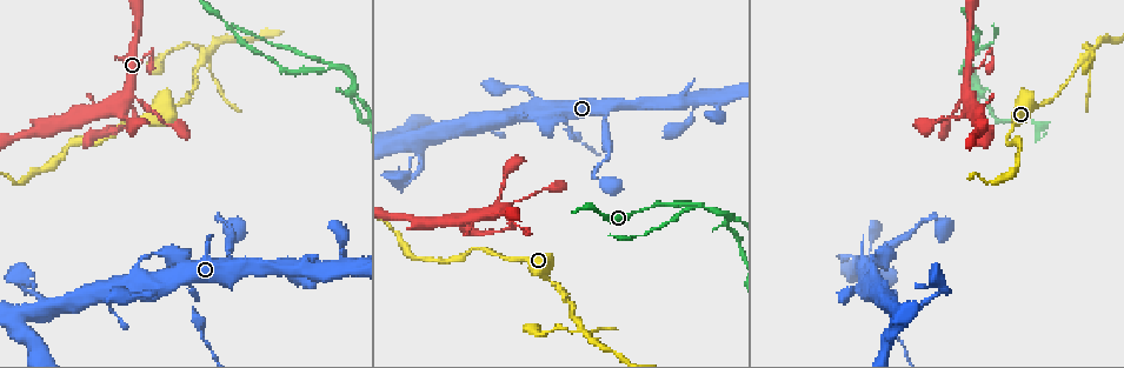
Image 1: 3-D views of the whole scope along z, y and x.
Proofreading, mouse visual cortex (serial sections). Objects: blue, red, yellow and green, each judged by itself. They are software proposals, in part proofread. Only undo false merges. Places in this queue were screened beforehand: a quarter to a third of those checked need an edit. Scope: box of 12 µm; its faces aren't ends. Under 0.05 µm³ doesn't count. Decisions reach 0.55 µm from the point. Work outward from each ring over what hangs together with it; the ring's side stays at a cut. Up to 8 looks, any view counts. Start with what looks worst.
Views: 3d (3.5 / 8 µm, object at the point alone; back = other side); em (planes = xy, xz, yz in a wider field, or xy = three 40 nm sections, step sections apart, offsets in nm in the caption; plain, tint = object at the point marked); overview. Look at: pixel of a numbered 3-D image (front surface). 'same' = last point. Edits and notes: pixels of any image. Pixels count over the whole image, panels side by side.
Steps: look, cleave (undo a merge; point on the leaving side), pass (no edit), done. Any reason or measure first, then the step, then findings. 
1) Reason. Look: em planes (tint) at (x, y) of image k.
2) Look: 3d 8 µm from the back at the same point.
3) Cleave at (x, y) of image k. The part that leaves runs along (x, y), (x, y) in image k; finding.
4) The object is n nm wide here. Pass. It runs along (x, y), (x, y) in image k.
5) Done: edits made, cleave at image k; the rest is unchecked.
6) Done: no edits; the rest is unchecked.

Two arms in line, one across. Look: 3d 3.5 µm at (329, 66) of image 1.

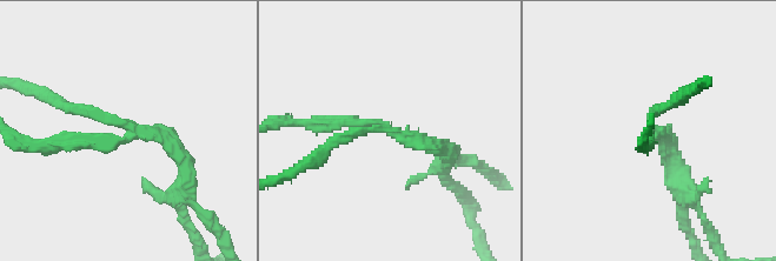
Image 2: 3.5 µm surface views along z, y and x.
3 arms meet here; the arms are 150, 200, 200 nm wide. Cleave at (92, 112) of image 2. A second cell is stuck on.

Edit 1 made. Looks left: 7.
Small branch off a trunk. Look: 3d 3.5 µm at (120, 104) of image 1.

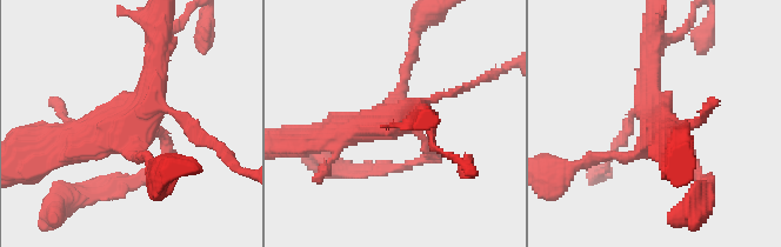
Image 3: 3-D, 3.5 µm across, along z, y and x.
Shape alone is not enough. Look: em xy step 2 (tint) at (134, 117) of image 3.

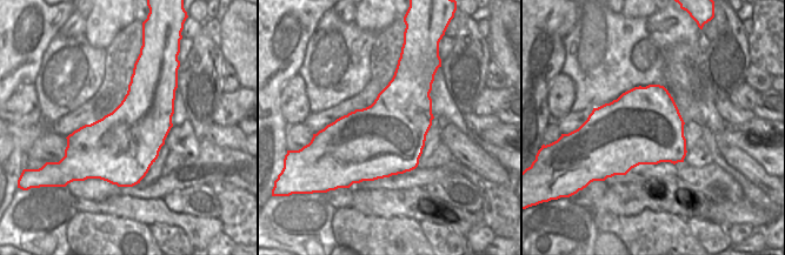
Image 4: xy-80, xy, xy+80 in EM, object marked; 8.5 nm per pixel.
Look: em xy step 1 (tint) at the same point.

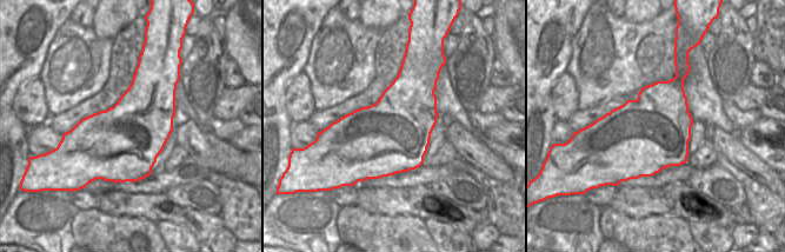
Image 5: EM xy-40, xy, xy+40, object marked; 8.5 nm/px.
The object is 650 nm wide here. Pass. It runs along (160, 46), (153, 100), (66, 144) in image 3; continuous, no second cell.

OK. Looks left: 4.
Thick turns thin. Look: 3d 3.5 µm at (1047, 104) of image 1.

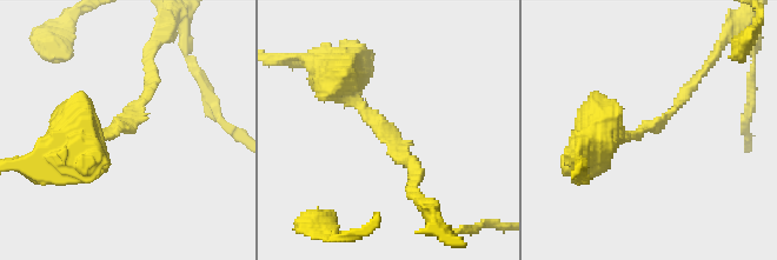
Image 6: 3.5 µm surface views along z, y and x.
The arms are 150, 400 nm wide; shape alone is not enough. Look: em xy step 3 (tint) at (649, 126) of image 6.

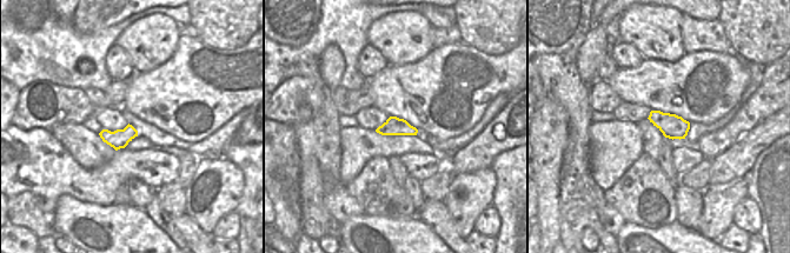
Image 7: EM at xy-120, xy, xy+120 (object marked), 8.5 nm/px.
Pass. One cell here.

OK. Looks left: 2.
Done: edits made, cleave at image 2; the rest is unchecked.

